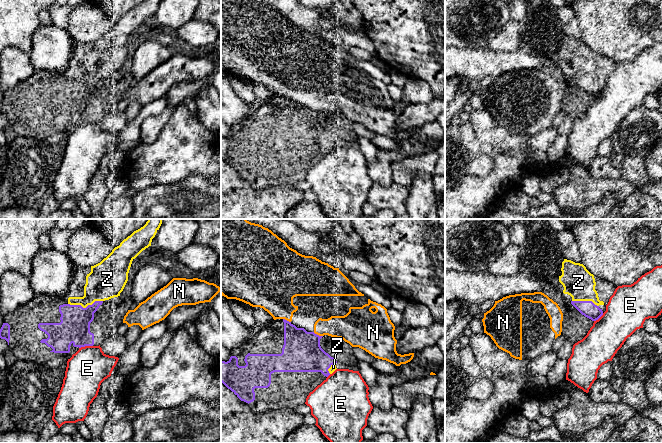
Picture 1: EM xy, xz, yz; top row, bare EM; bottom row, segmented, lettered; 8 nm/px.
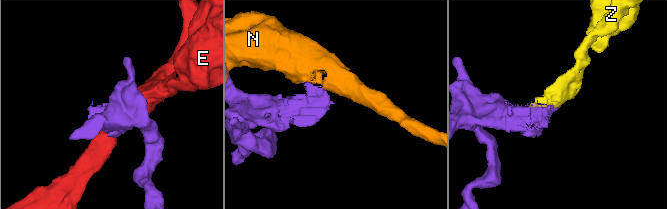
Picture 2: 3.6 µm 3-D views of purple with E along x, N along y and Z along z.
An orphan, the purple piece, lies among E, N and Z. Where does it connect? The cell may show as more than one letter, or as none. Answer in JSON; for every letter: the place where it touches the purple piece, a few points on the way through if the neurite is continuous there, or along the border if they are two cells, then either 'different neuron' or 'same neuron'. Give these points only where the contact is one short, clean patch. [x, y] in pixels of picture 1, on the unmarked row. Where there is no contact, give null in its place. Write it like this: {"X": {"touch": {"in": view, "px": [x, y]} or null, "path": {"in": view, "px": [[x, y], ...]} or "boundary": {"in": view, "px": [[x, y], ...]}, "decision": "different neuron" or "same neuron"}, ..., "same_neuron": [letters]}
{"E": {"touch": {"in": "xy", "px": [85, 121]}, "decision": "different neuron"}, "N": {"touch": {"in": "xz", "px": [318, 111]}, "decision": "different neuron"}, "Z": {"touch": {"in": "xy", "px": [86, 83]}, "decision": "same neuron"}, "same_neuron": ["Z"]}

